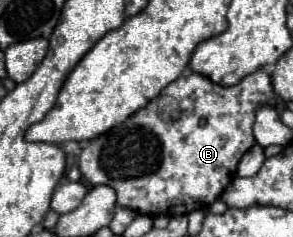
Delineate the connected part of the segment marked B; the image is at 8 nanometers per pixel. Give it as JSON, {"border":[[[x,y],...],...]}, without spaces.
{"border":[[[264,71],[246,75],[234,87],[214,85],[210,79],[196,73],[184,73],[174,83],[162,89],[146,107],[130,115],[124,125],[112,127],[108,133],[90,139],[78,157],[78,167],[82,177],[90,185],[108,185],[116,191],[116,205],[128,207],[138,215],[148,217],[176,217],[188,215],[196,209],[212,205],[226,185],[236,175],[236,165],[240,157],[256,143],[252,135],[254,111],[258,105],[274,105],[274,91],[270,77]]]}

